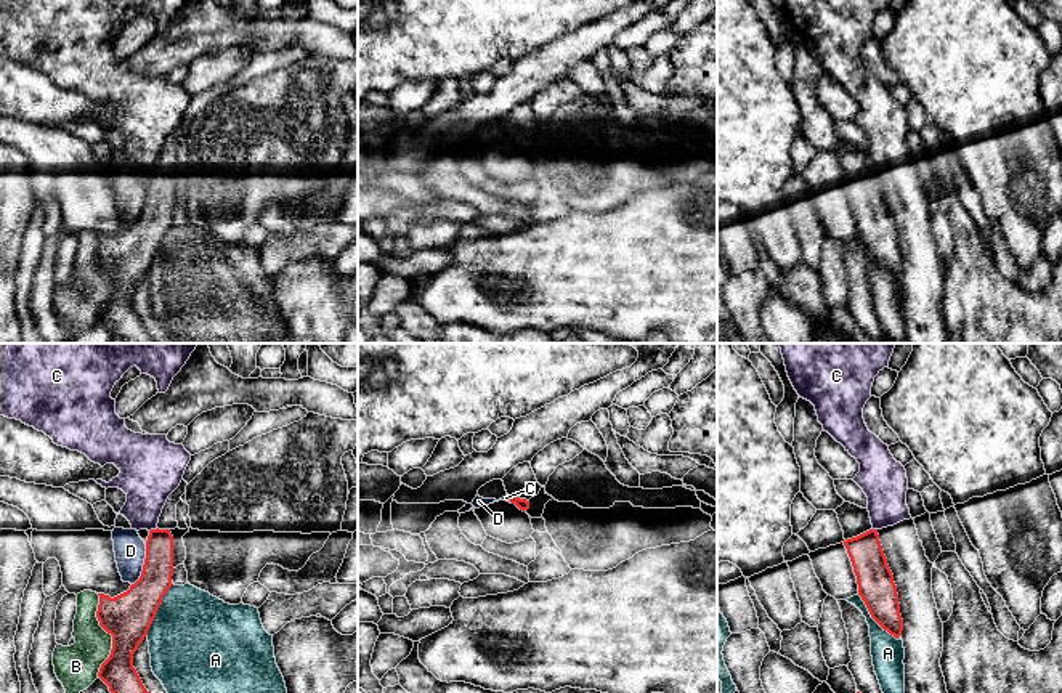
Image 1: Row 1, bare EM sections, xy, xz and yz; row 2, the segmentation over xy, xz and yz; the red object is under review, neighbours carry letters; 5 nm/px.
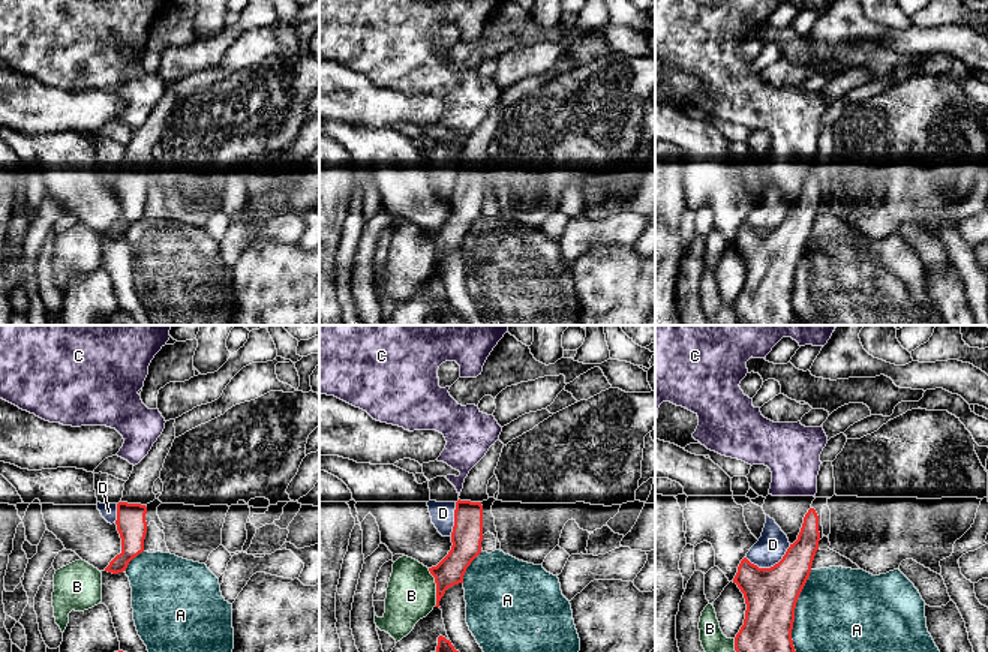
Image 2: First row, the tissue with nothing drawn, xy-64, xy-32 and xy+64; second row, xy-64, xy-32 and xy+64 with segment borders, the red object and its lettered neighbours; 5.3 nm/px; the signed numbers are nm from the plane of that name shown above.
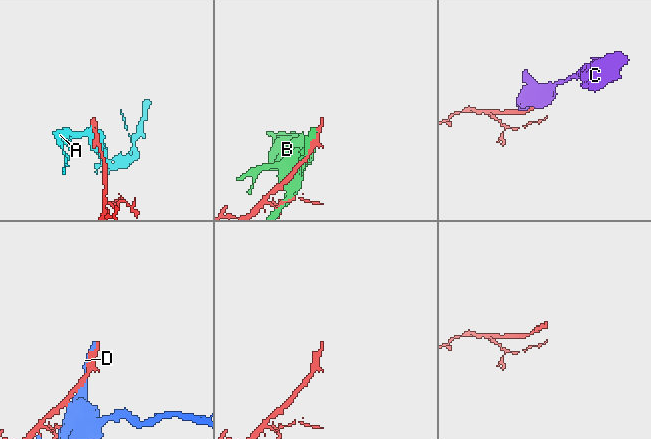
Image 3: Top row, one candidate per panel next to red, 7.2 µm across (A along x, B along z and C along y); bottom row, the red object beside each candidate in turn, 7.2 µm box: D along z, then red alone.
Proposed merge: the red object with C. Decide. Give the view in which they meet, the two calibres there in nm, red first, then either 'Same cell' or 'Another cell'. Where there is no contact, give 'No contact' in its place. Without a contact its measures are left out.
Touches red in xy. Thickness 160 nm (red) against 260 nm. Another cell

